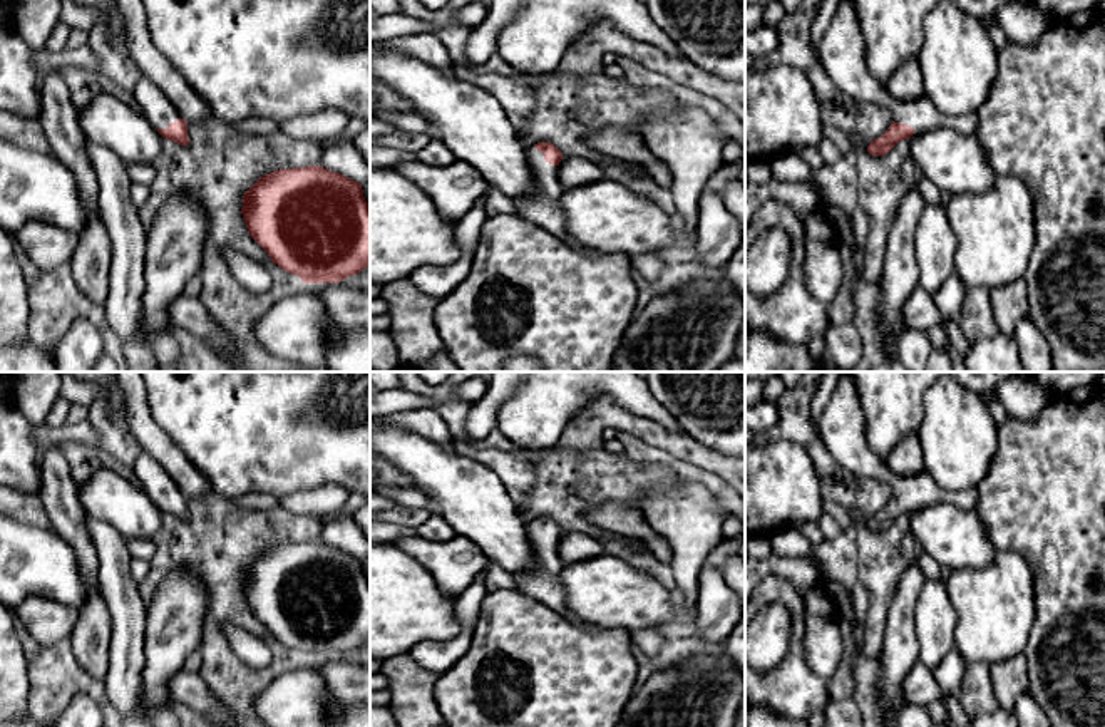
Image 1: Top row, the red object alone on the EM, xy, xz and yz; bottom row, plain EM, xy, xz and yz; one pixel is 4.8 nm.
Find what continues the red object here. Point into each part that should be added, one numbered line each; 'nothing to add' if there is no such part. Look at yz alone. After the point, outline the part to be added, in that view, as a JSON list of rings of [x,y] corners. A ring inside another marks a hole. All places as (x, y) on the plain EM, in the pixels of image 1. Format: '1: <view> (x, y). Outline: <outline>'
1: yz (841, 426). Outline: [[[842,372],[817,420],[819,436],[832,459],[857,477],[887,482],[894,498],[907,499],[916,508],[953,504],[963,511],[974,511],[978,491],[943,489],[926,469],[911,476],[897,476],[887,462],[876,456],[866,439],[866,422],[851,372]]]

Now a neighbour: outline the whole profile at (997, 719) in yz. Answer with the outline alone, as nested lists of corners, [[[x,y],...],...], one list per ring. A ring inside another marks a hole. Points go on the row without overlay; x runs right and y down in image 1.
[[[998,710],[993,714],[969,717],[968,727],[1018,727],[1011,712]]]

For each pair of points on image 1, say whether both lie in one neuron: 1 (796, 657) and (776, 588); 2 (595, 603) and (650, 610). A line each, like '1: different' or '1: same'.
1: same
2: same

